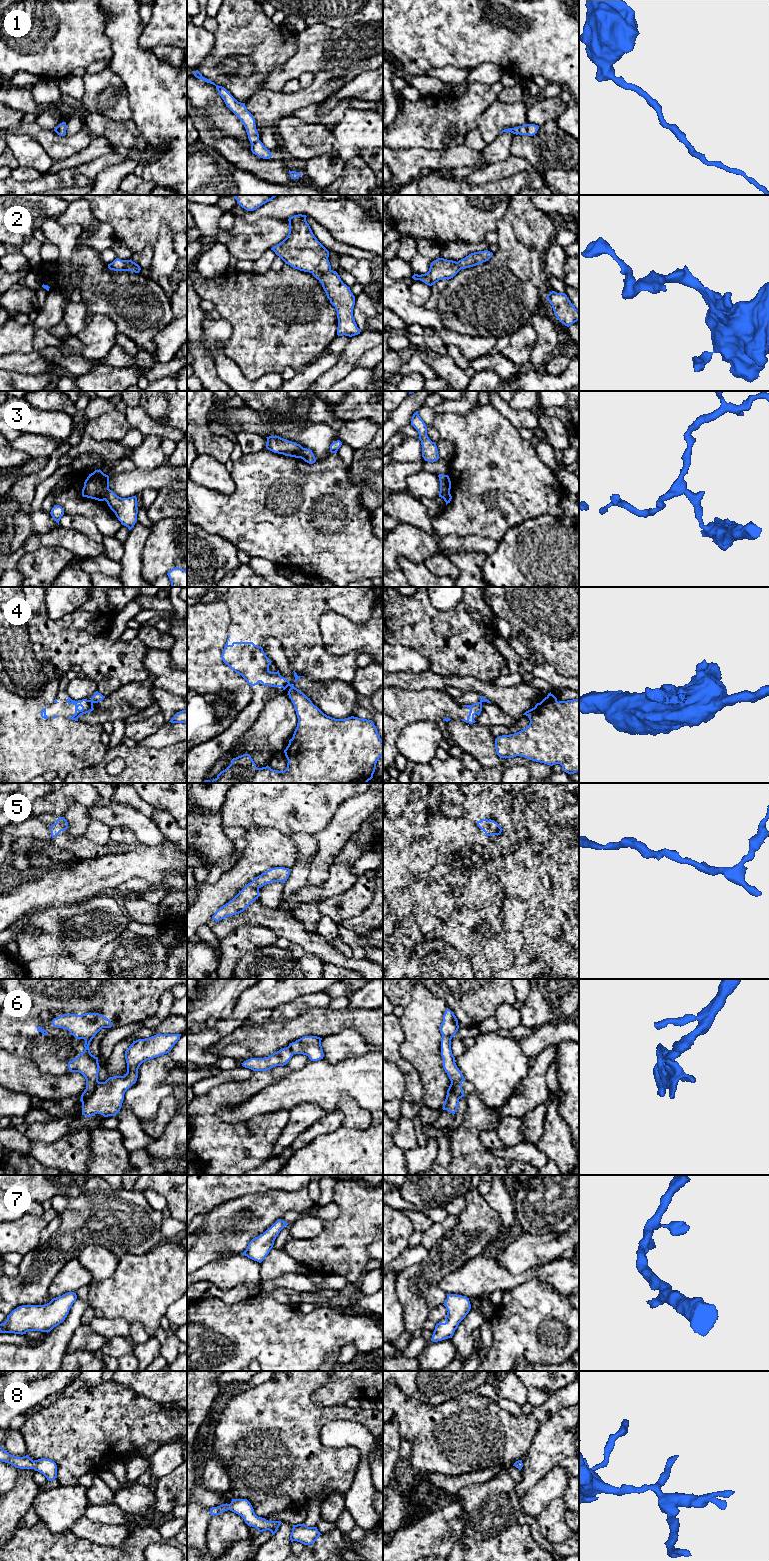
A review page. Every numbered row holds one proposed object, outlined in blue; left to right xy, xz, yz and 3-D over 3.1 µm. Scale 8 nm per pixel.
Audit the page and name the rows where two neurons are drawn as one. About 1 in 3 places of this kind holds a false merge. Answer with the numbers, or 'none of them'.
3, 4, 6

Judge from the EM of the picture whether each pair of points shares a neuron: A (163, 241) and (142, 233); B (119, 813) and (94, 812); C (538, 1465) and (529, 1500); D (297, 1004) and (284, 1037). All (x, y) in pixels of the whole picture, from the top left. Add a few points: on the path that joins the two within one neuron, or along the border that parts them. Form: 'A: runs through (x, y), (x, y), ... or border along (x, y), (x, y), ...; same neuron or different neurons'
A: border along (166, 224), (160, 229), (157, 241), (153, 246); different neurons
B: runs through (113, 812), (100, 812); same neuron
C: border along (550, 1470), (519, 1499); different neurons
D: border along (314, 1008), (291, 1018), (278, 1017), (270, 1021); different neurons

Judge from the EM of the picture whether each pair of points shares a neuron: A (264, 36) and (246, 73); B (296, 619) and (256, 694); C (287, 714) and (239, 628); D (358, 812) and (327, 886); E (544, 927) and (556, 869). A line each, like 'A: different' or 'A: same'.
A: same
B: same
C: different
D: different
E: different

